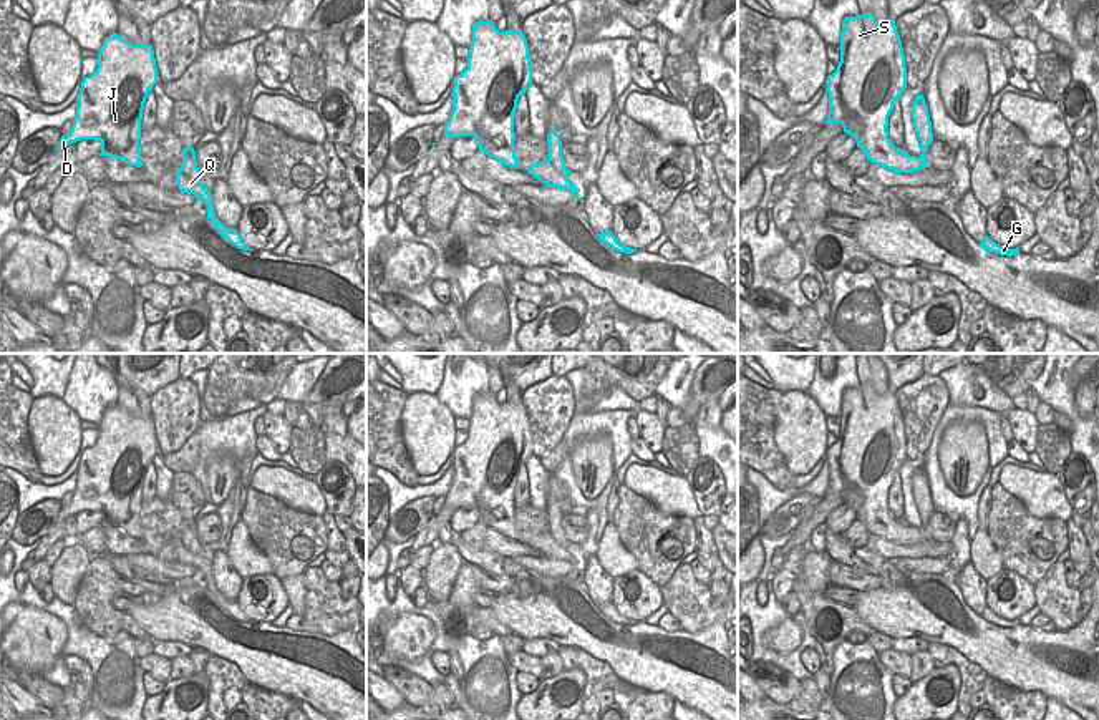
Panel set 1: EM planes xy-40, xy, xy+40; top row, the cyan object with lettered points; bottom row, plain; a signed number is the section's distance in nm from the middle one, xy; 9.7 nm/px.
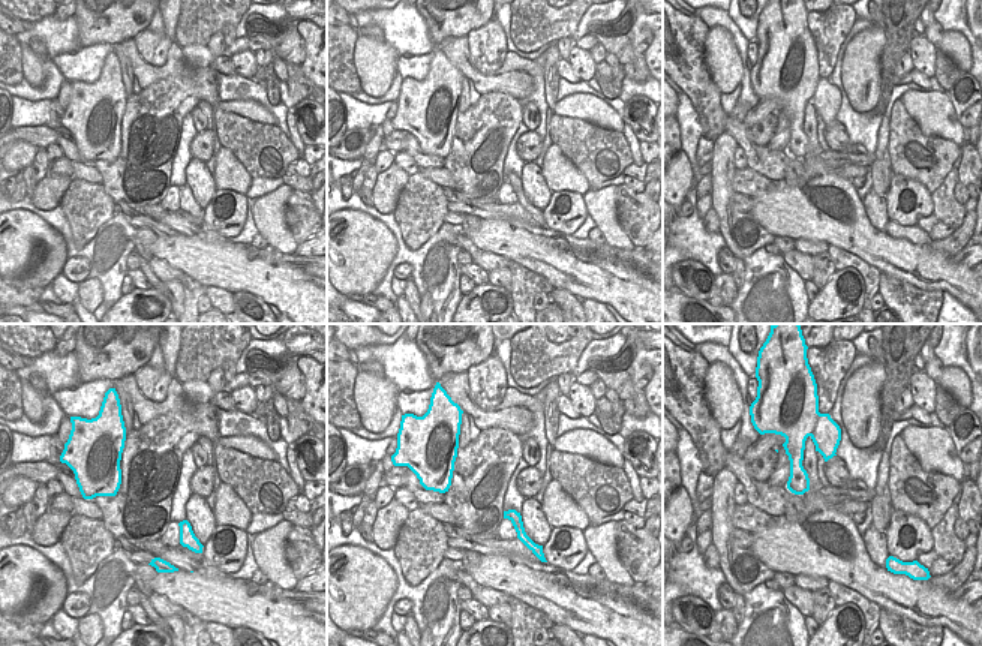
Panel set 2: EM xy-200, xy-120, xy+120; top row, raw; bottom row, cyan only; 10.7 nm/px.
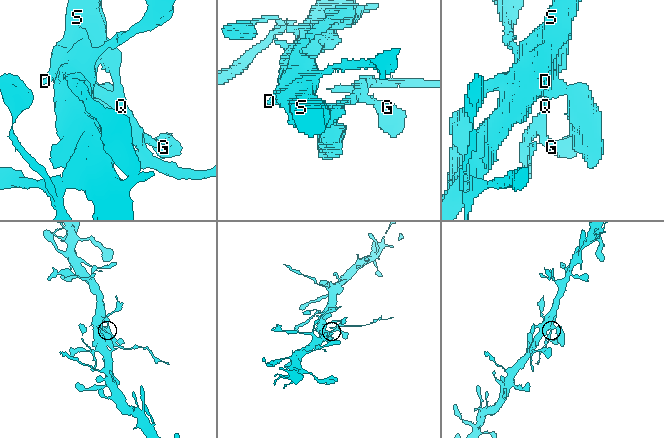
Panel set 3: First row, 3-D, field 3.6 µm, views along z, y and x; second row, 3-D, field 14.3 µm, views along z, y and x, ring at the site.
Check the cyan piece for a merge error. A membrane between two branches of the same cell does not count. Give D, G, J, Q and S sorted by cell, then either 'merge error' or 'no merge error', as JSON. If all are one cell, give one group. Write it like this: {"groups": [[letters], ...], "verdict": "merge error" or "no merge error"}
{"groups": [["D", "J", "S"], ["G", "Q"]], "verdict": "merge error"}

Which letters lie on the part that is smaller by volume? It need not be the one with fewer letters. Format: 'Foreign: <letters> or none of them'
Foreign: G, Q

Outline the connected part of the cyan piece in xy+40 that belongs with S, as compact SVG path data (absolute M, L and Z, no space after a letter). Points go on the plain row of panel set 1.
M874 387L845 388L840 403L840 433L825 451L829 484L824 496L840 494L855 509L870 534L887 541L902 538L903 524L888 509L888 488L907 460L907 438L895 392L879 395Z

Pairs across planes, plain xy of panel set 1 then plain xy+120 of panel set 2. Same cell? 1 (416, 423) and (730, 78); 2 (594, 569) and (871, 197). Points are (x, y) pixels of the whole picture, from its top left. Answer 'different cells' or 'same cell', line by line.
1: same cell
2: same cell

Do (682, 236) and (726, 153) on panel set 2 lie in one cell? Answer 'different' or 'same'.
different

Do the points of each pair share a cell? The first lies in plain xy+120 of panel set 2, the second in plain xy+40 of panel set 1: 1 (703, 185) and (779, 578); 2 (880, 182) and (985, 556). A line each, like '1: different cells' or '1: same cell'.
1: different cells
2: same cell

